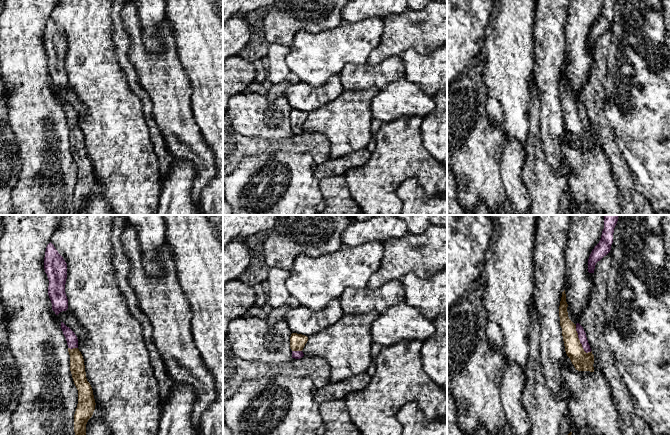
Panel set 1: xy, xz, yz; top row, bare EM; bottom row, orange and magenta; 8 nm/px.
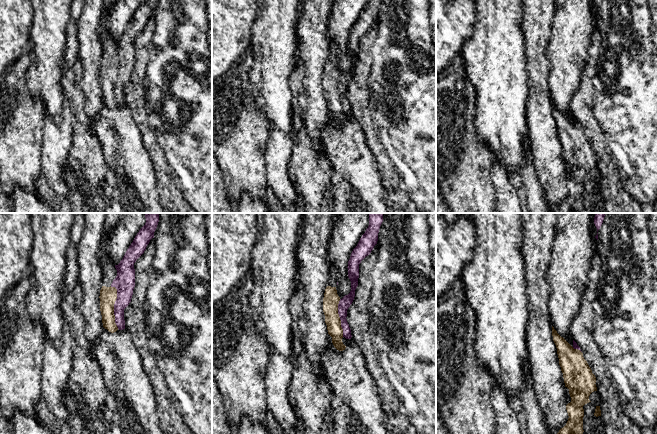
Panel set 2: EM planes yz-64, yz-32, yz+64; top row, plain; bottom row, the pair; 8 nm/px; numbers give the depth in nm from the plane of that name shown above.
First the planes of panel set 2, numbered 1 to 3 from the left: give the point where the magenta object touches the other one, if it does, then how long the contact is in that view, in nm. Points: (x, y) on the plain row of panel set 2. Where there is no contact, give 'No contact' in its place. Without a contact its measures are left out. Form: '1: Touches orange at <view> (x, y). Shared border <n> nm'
1: Touches orange at yz-64 (113, 82). Shared border 360 nm
2: Touches orange at yz-32 (339, 94). Shared border 300 nm
3: Touches orange at yz+64 (577, 125). Shared border 90 nm

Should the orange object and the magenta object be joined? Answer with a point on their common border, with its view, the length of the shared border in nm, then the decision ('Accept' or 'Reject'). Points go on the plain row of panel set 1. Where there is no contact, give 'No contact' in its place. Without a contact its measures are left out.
Touches orange at yz (579, 117). Shared border 260 nm. Accept

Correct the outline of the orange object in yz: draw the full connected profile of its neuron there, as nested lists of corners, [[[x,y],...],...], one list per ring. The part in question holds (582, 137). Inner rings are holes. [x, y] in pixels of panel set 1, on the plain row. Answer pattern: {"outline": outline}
{"outline": [[[564,66],[559,82],[559,93],[566,130],[576,146],[594,148],[594,131],[592,130],[586,109],[579,99],[575,101],[569,95],[567,83]]]}

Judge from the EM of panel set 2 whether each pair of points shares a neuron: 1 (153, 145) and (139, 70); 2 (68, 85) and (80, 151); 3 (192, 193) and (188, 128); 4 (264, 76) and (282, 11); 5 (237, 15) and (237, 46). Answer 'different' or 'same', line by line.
1: same
2: same
3: same
4: same
5: same

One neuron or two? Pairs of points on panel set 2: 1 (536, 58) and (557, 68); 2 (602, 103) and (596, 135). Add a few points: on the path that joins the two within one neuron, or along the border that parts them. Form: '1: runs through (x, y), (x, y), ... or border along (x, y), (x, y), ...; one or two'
1: border along (549, 40), (546, 50), (549, 62), (549, 88); two
2: border along (594, 99), (593, 115), (607, 144); two

